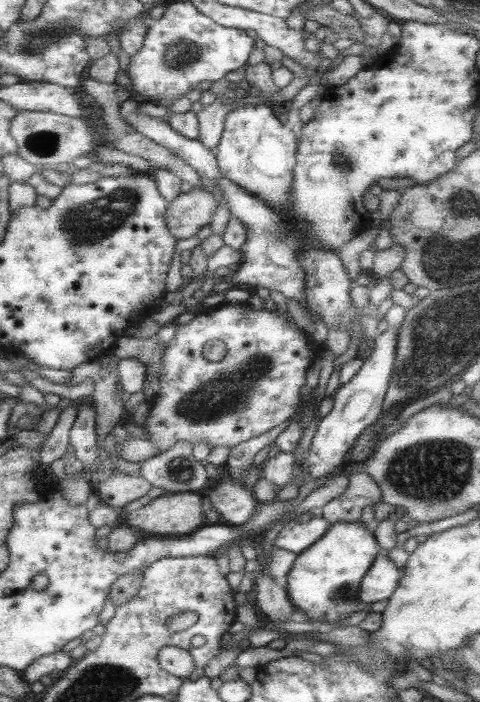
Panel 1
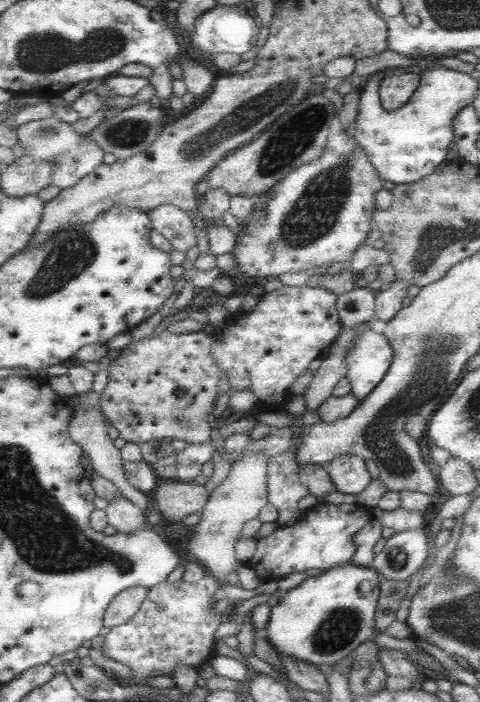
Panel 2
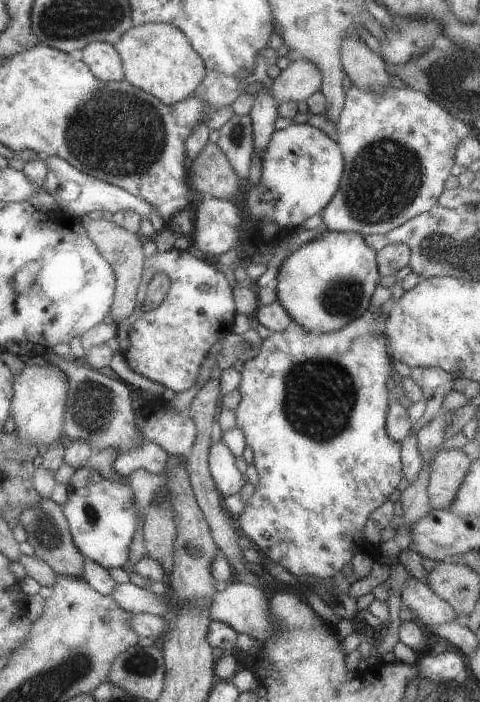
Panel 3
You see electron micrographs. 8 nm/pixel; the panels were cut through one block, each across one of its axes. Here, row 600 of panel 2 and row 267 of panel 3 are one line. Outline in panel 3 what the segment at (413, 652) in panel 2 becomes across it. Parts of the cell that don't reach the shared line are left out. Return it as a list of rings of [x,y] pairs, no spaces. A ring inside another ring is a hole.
[[[327,230],[314,240],[290,252],[279,266],[273,285],[277,292],[277,301],[282,308],[304,330],[311,333],[329,333],[337,331],[356,320],[369,308],[373,292],[379,285],[379,270],[376,251],[366,244],[358,233]]]

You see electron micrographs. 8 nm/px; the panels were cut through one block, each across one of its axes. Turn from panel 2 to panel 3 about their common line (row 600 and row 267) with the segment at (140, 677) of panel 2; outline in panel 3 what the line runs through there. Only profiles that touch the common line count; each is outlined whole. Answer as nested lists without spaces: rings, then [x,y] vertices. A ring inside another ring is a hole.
[[[173,248],[157,251],[144,259],[143,275],[135,301],[132,314],[117,322],[115,335],[126,364],[132,372],[166,388],[178,393],[188,390],[195,384],[198,370],[210,348],[230,334],[233,328],[237,310],[233,288],[226,276],[210,261],[195,257],[187,250]],[[157,272],[164,272],[170,278],[170,287],[159,306],[144,310],[143,300],[148,284]]]

